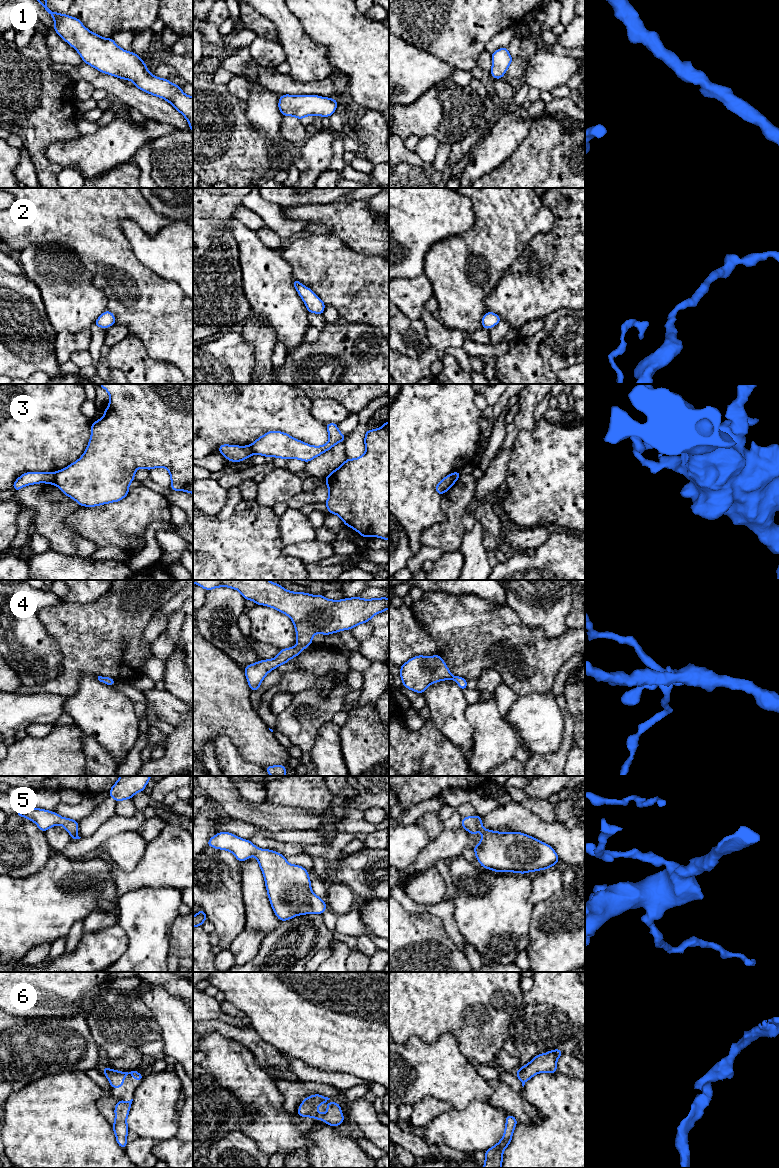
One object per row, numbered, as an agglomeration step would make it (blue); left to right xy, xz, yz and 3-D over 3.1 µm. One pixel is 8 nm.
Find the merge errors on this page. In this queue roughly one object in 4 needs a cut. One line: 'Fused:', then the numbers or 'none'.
Fused: 3

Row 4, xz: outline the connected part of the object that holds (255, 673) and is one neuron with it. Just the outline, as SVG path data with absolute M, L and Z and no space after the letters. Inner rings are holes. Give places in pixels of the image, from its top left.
M193 580L209 591L218 587L238 590L246 600L274 608L293 622L297 644L281 649L273 659L260 660L244 668L249 687L257 691L265 676L280 665L298 656L312 644L315 634L333 634L351 630L359 624L389 609L387 597L363 599L360 597L331 600L323 595L292 592L268 580Z

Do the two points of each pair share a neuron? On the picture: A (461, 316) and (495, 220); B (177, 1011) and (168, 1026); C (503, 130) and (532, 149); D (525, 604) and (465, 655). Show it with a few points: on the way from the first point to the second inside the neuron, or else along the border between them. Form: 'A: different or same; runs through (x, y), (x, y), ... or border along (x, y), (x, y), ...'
A: same; runs through (463, 292), (474, 281), (475, 270), (493, 244)
B: same; runs through (174, 1015), (172, 1022)
C: different; border along (532, 121), (528, 135), (506, 159)
D: different; border along (506, 603), (524, 623), (534, 627)

